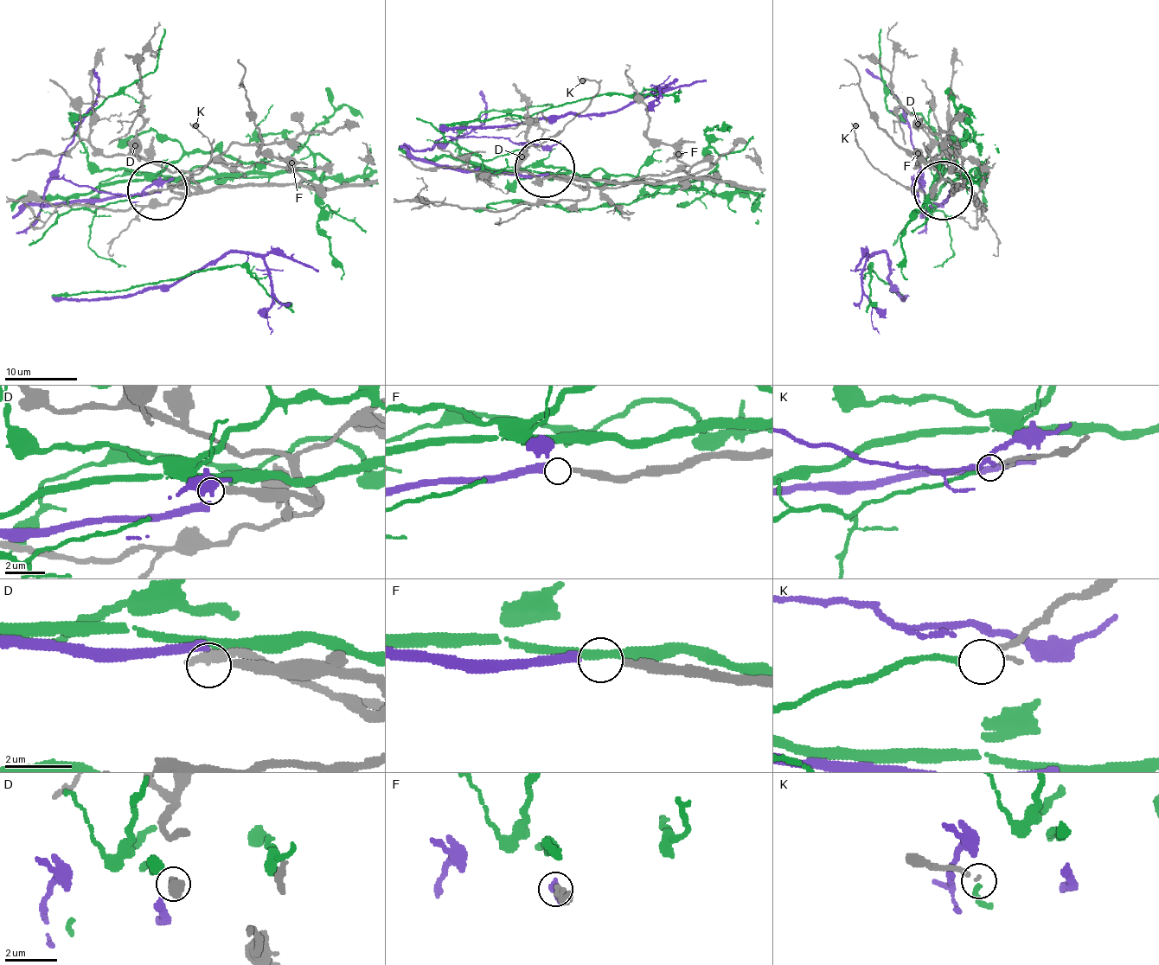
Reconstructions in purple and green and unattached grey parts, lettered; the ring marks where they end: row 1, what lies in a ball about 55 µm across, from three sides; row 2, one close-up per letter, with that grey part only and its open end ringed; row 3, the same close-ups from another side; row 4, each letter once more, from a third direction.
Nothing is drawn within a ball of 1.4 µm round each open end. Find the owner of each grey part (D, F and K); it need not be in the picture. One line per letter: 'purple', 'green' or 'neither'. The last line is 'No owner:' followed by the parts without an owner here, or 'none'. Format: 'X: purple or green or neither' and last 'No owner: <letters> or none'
D: neither
F: purple
K: green
No owner: D

